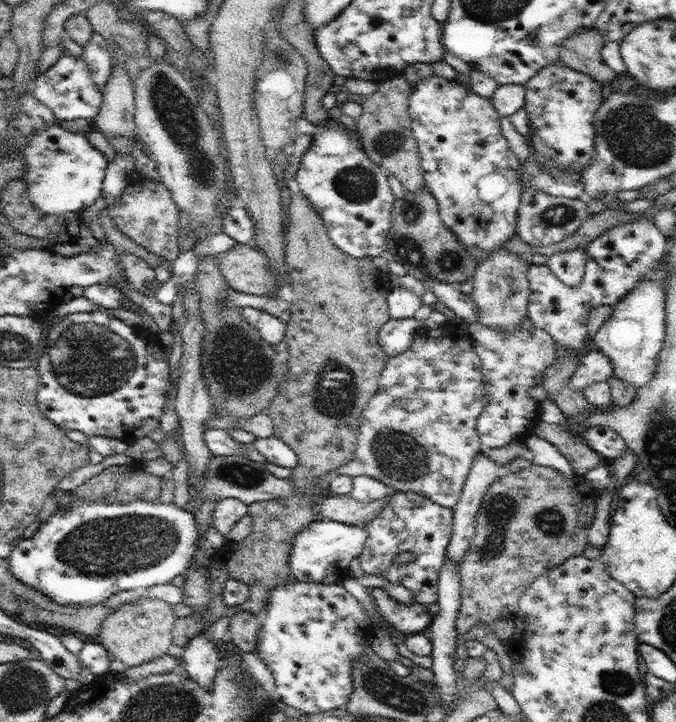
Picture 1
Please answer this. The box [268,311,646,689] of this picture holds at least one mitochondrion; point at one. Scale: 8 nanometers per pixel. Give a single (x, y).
(398, 456)

